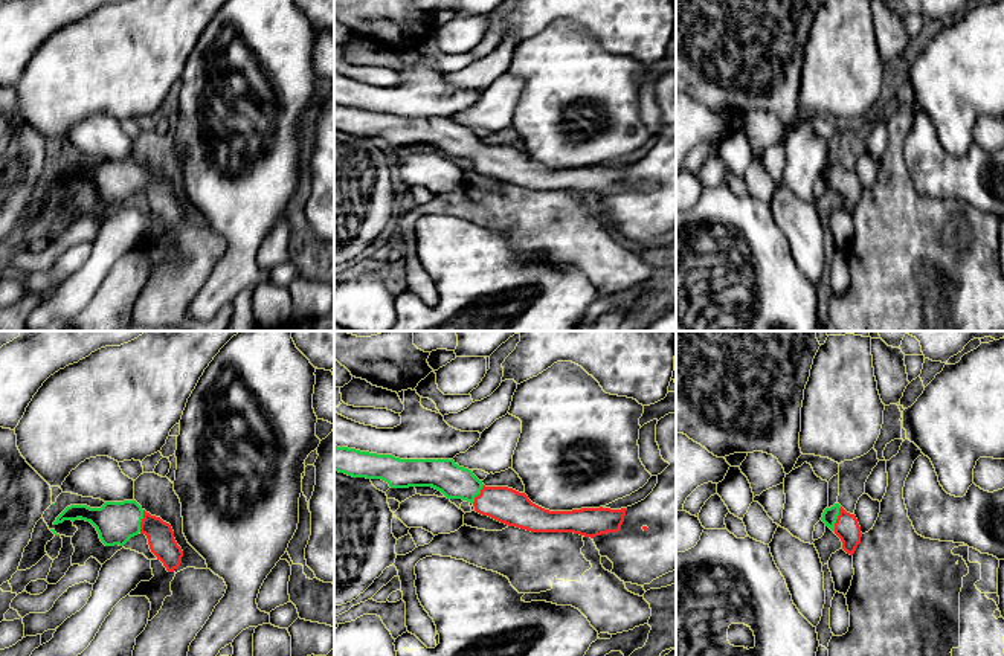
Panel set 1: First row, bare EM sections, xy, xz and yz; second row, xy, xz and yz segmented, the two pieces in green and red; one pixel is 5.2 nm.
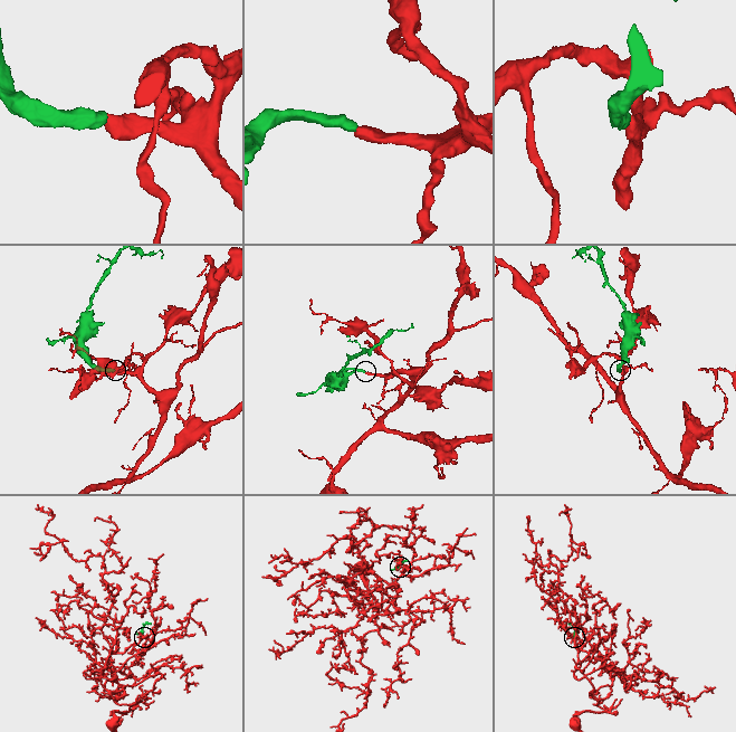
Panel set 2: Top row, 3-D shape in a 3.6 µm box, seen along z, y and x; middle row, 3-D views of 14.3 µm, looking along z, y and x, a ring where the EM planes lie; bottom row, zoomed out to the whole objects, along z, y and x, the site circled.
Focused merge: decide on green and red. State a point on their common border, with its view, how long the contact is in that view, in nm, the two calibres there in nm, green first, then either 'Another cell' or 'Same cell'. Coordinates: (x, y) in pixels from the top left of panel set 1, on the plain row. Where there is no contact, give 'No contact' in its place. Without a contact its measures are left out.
Touches green at yz (836, 176). Shared border 140 nm. Thickness 80 nm (green) against 130 nm. Same cell

